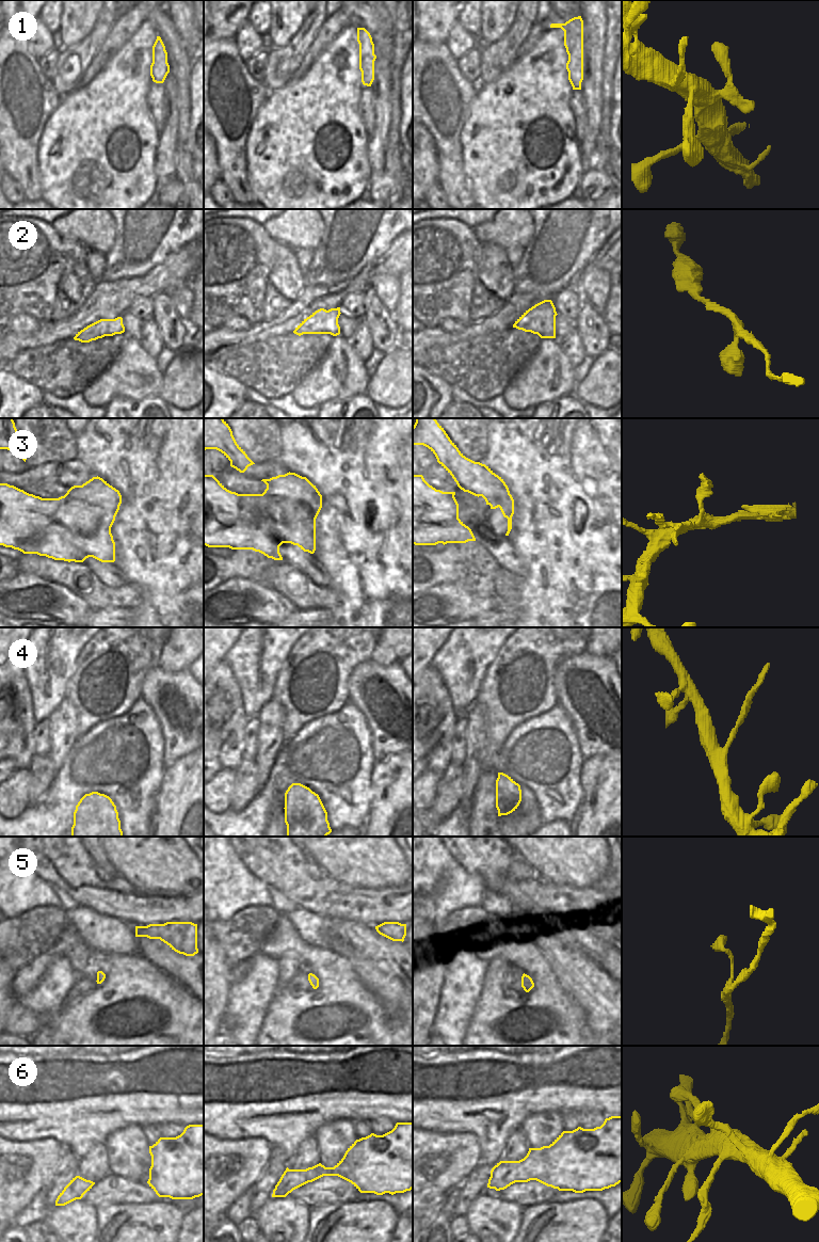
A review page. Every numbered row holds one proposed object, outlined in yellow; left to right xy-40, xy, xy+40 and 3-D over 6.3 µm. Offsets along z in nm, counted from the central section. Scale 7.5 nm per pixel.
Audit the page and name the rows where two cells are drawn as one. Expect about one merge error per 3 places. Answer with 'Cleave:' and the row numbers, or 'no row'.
Cleave: 3, 4, 6

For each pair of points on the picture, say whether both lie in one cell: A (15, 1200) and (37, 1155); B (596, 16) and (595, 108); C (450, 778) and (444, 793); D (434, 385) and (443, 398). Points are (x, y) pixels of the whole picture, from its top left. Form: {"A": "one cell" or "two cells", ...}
{"A": "one cell", "B": "one cell", "C": "one cell", "D": "one cell"}

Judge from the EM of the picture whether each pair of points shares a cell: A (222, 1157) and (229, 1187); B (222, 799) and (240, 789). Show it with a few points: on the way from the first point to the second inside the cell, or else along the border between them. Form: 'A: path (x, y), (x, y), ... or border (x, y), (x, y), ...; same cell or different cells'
A: path (222, 1164), (222, 1179); same cell
B: border (236, 770), (234, 794), (228, 810); different cells

